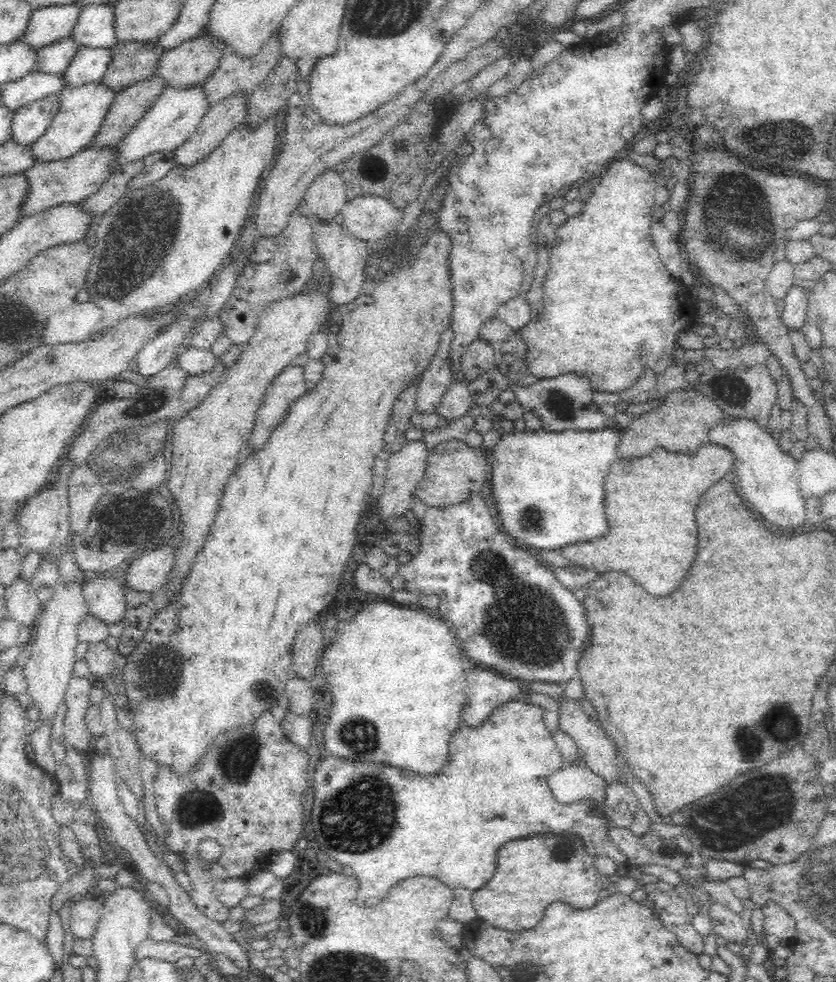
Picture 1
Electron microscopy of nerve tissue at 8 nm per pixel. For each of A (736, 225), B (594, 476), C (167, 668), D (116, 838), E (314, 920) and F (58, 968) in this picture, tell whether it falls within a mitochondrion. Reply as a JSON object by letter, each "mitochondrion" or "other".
{"A":"mitochondrion","B":"other","C":"mitochondrion","D":"other","E":"mitochondrion","F":"other"}

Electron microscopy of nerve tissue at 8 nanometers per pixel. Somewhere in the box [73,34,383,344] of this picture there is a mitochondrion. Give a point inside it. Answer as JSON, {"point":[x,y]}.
{"point":[141,248]}

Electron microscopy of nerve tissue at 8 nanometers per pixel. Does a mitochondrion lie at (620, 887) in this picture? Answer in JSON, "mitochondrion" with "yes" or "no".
{"mitochondrion":"no"}

